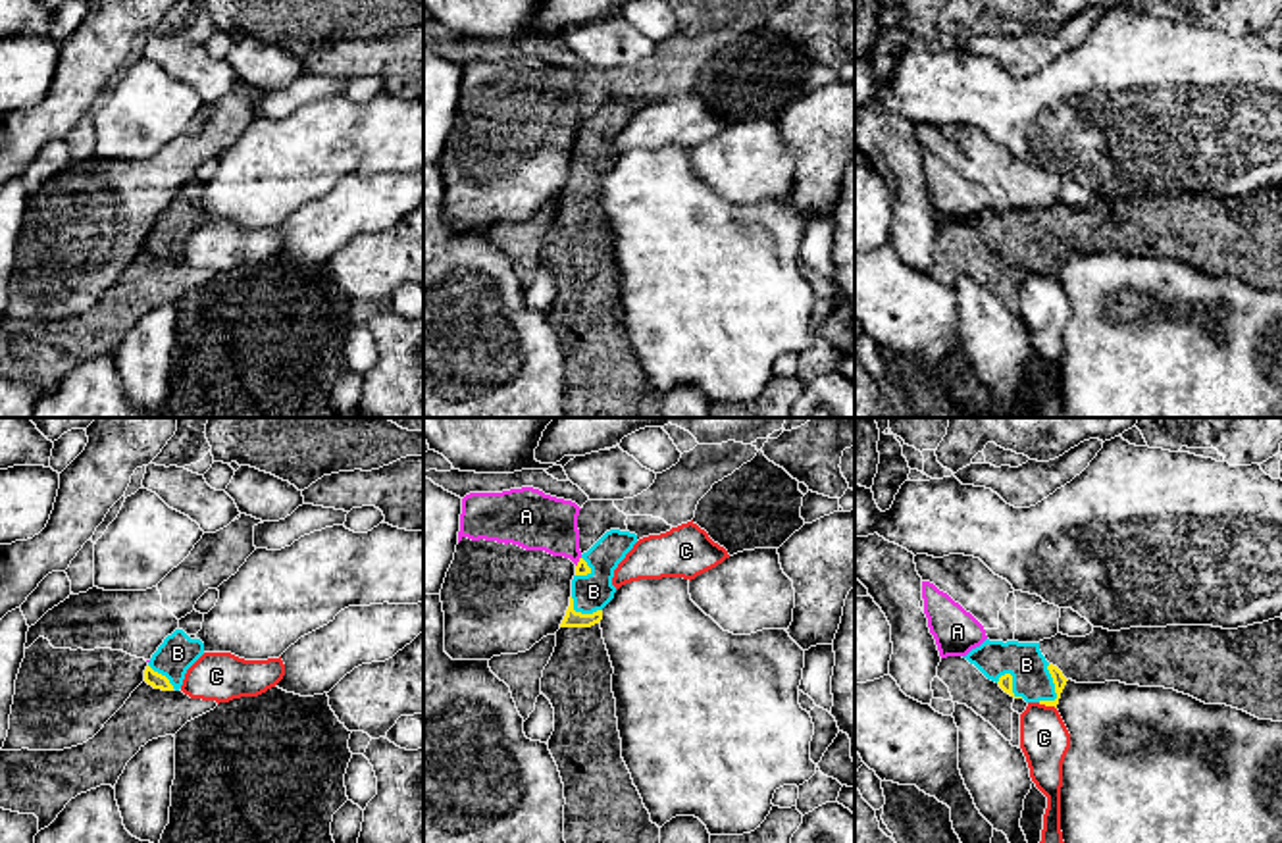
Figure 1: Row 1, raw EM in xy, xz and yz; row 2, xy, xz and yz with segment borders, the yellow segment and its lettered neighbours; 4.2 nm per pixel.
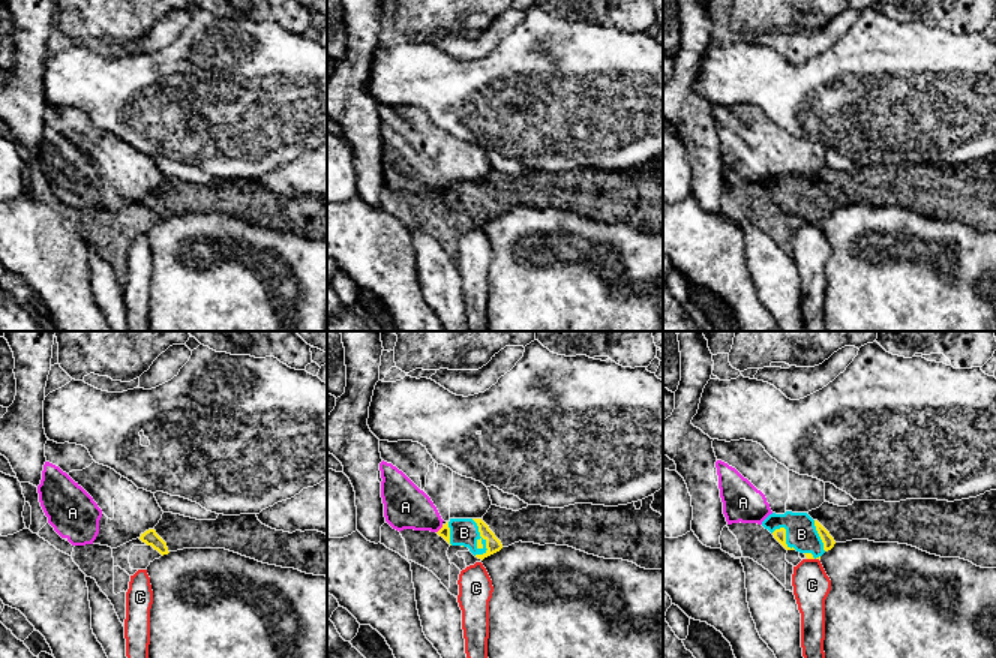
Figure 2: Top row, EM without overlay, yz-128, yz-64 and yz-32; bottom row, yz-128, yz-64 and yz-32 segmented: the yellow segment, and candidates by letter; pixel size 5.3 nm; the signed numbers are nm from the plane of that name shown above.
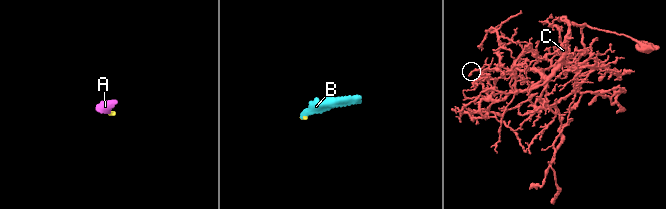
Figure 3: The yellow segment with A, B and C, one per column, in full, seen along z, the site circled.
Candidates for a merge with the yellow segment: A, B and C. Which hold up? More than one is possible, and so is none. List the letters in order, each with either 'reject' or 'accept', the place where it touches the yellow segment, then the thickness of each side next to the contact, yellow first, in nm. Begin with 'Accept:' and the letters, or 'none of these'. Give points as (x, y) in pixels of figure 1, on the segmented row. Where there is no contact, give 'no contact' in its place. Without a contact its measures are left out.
Accept: B
A: reject; meets yellow in xz at (578, 562); 60 nm thick on the yellow side, 240 nm on the other
B: accept; meets yellow in yz at (1055, 689); 60 nm thick on the yellow side, 160 nm on the other
C: reject; meets yellow in yz at (1048, 705); 60 nm thick on the yellow side, 200 nm on the other

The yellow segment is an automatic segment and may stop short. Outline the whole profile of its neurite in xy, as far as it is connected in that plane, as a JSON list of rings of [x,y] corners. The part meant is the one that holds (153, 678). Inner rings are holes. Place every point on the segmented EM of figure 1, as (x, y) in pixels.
[[[175,629],[152,654],[144,681],[154,689],[179,691],[187,670],[204,654],[204,643]]]

